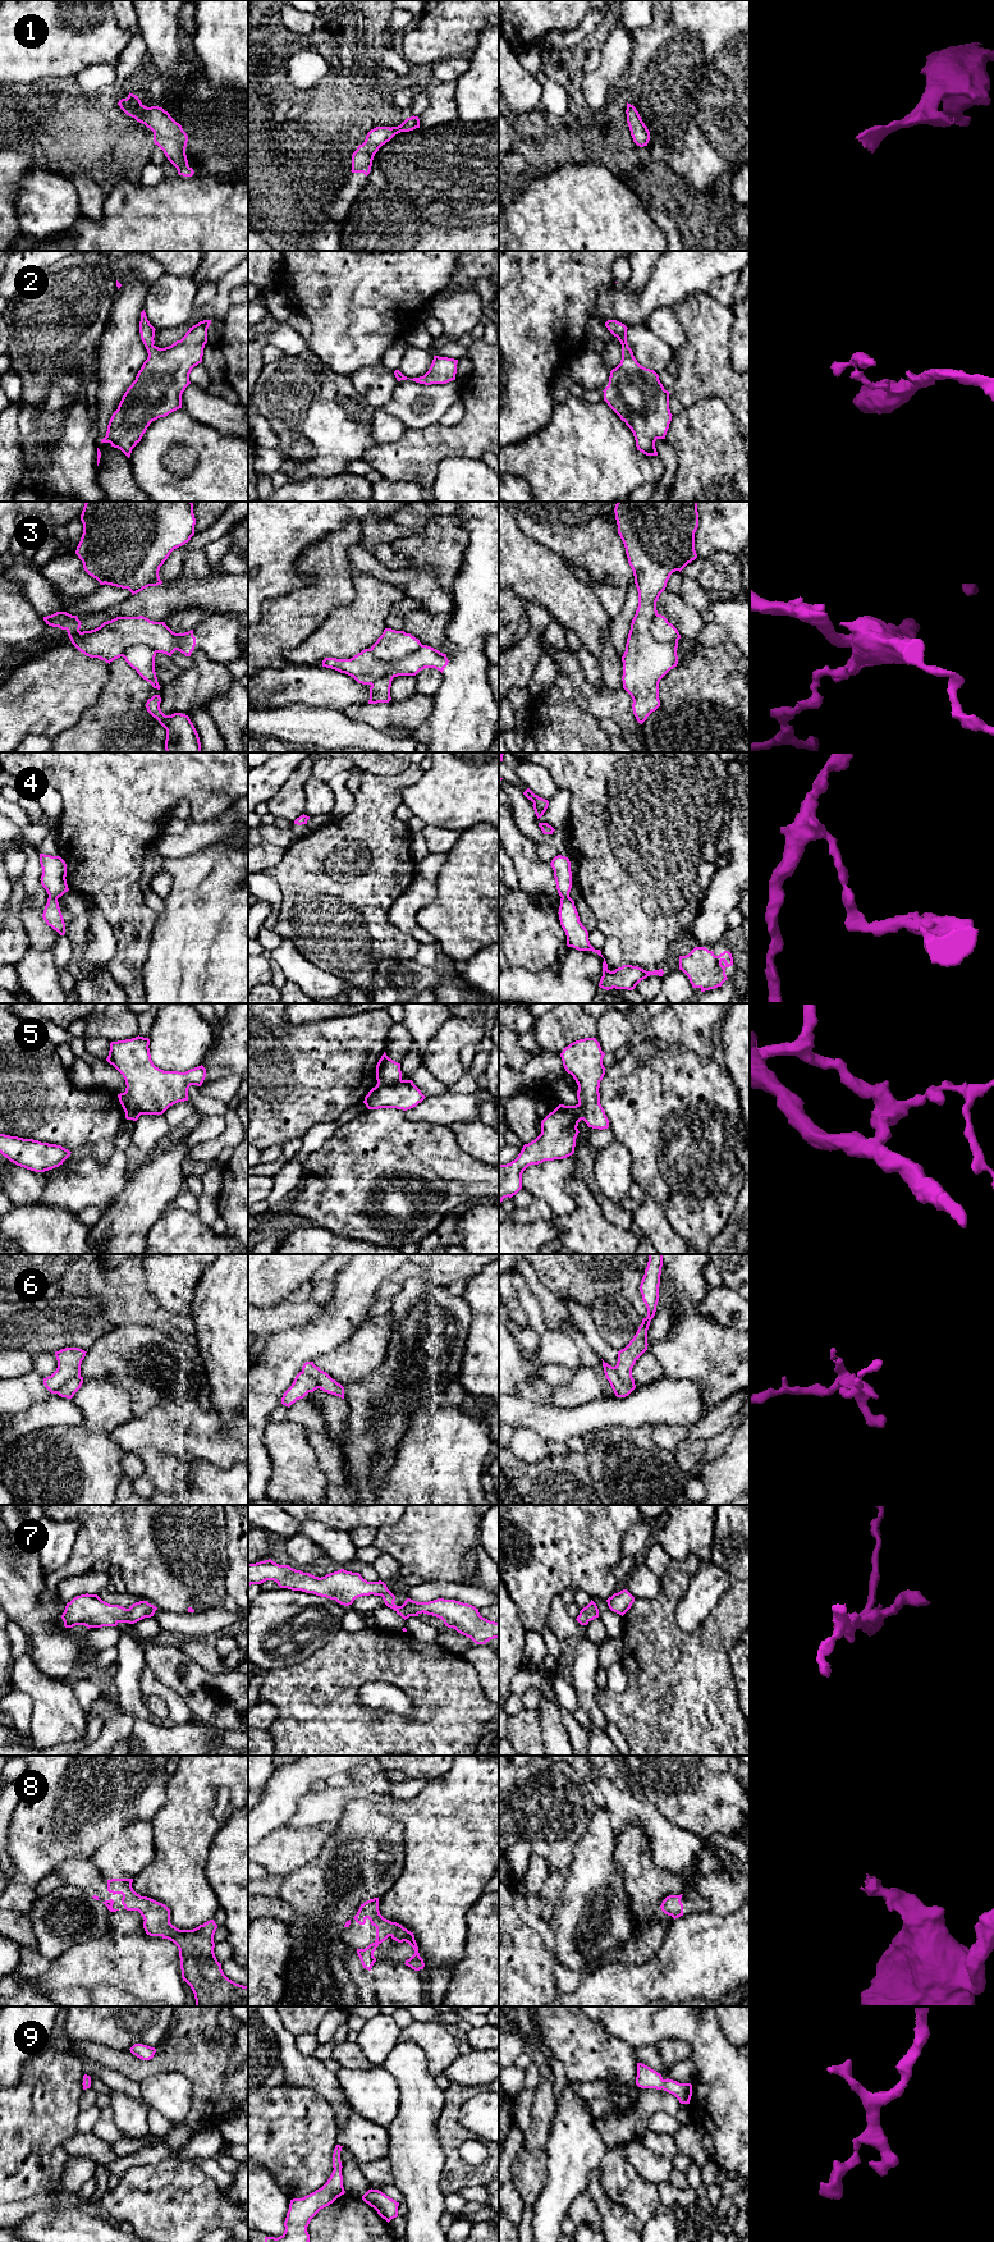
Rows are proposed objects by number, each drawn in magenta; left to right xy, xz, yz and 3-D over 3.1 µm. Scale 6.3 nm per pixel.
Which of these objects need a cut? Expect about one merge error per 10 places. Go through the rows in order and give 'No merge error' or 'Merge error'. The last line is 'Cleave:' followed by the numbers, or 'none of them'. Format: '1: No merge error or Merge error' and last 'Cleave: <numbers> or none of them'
1: No merge error
2: No merge error
3: Merge error
4: Merge error
5: Merge error
6: No merge error
7: No merge error
8: No merge error
9: No merge error
Cleave: 3, 4, 5

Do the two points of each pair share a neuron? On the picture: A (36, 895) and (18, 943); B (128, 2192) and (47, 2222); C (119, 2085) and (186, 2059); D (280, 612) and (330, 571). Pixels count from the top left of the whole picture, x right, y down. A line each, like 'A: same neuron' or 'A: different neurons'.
A: different neurons
B: different neurons
C: different neurons
D: same neuron

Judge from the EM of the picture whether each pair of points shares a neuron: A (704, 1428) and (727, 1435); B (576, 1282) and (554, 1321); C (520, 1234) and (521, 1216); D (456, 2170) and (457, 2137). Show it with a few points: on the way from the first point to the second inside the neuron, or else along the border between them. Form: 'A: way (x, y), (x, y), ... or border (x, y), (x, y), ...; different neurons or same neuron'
A: border (736, 1413), (732, 1423), (708, 1441), (702, 1458); different neurons
B: border (543, 1282), (566, 1302); different neurons
C: border (512, 1220), (520, 1224), (540, 1220), (550, 1221); different neurons
D: way (454, 2163), (454, 2145); same neuron

